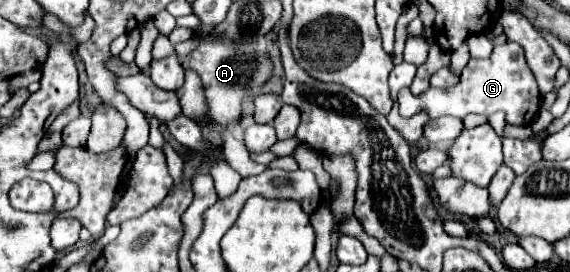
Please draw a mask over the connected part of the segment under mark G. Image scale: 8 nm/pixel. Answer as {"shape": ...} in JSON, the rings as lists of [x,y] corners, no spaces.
{"shape":[[[508,41],[506,45],[496,45],[488,59],[470,59],[454,87],[430,87],[418,97],[412,95],[408,87],[404,87],[398,95],[398,103],[402,117],[412,117],[422,109],[428,111],[430,119],[442,116],[466,117],[470,113],[492,115],[496,111],[504,111],[506,123],[524,125],[526,119],[526,125],[530,125],[540,109],[540,91],[530,67],[526,65],[524,51],[520,51],[518,43]]]}

